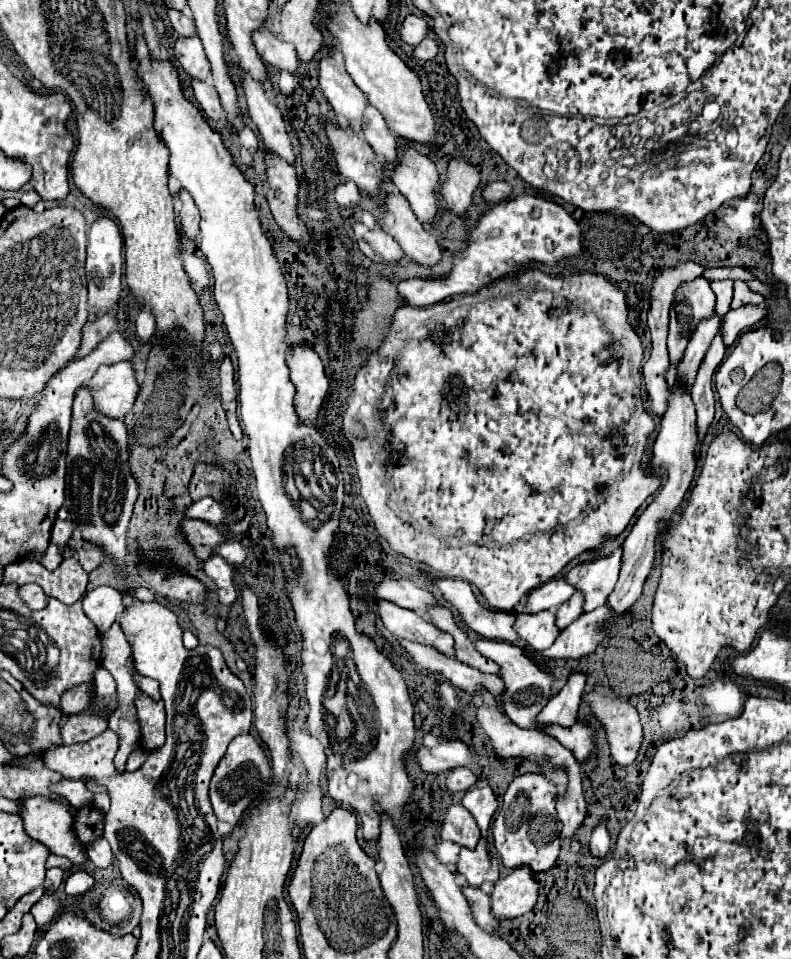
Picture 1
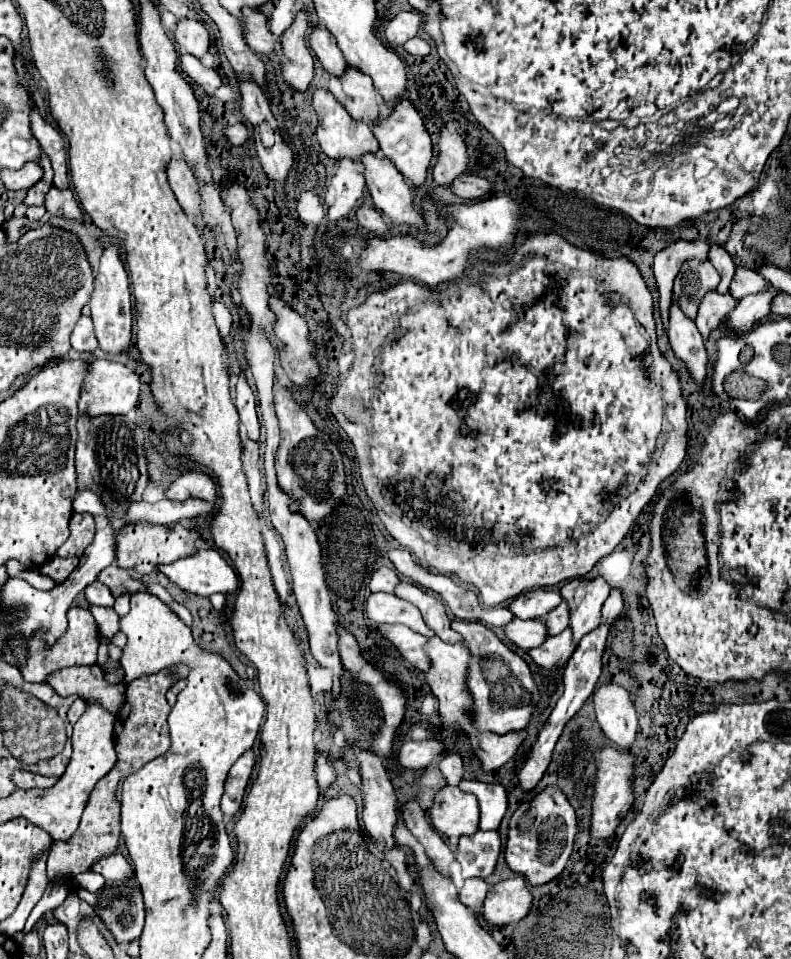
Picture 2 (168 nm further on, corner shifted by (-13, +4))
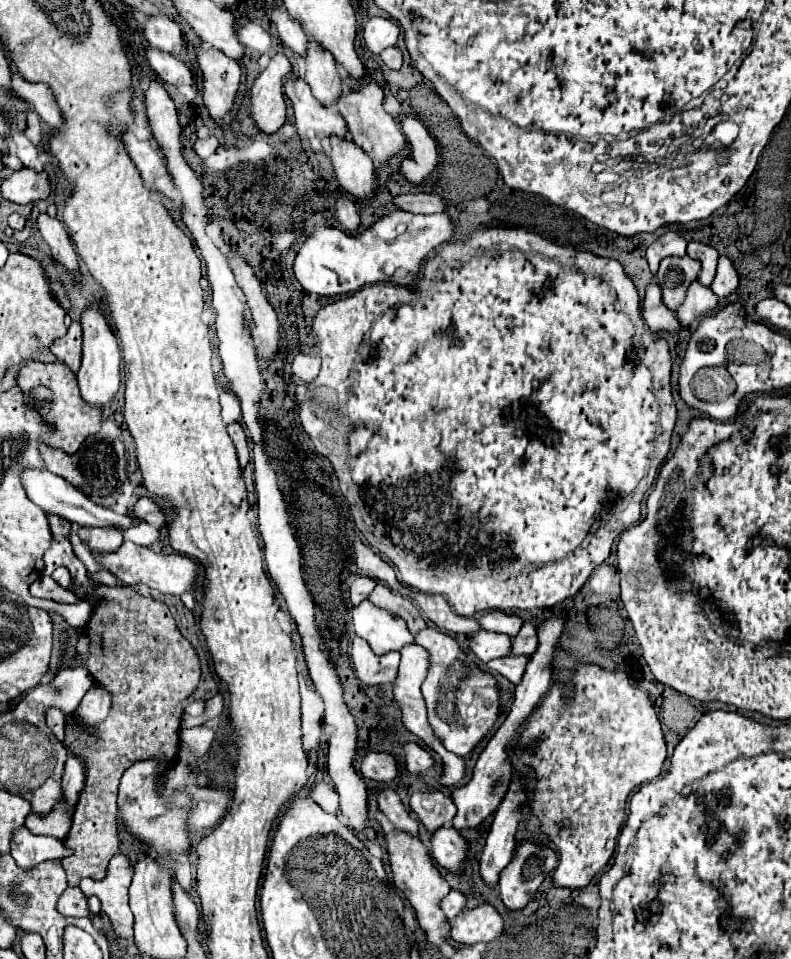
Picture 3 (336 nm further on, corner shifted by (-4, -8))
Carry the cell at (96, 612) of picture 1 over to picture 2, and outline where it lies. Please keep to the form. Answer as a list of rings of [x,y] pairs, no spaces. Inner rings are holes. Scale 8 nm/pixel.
[[[93,582],[85,588],[85,596],[87,596],[87,602],[93,604],[93,606],[107,606],[111,608],[115,604],[115,596],[111,594],[111,590],[101,584],[101,582]]]

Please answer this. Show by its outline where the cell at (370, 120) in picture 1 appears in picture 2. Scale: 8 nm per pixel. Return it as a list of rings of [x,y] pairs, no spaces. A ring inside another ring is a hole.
[[[347,68],[347,72],[341,76],[341,84],[347,94],[345,110],[357,120],[365,120],[369,124],[377,122],[379,120],[379,102],[377,102],[379,94],[373,86],[373,80],[361,74],[359,70]]]

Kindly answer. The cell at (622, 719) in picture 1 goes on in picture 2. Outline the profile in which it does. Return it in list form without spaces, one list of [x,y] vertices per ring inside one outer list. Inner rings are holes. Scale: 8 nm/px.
[[[603,684],[593,692],[597,722],[601,730],[621,748],[631,748],[637,740],[639,718],[629,692],[619,684]]]

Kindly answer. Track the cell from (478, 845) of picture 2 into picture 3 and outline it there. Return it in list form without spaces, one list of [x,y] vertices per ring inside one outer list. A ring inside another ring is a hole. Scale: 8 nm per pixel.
[[[442,826],[432,834],[432,858],[452,870],[452,872],[462,872],[462,862],[468,854],[468,844],[466,840],[452,828],[452,826]]]

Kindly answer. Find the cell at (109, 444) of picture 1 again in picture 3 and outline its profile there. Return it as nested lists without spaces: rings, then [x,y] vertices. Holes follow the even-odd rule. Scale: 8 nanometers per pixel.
[[[102,434],[88,436],[80,450],[72,456],[62,454],[62,450],[50,450],[46,444],[38,444],[40,458],[44,458],[44,464],[50,472],[66,478],[72,486],[76,486],[82,494],[90,496],[92,502],[114,508],[116,496],[122,494],[122,482],[126,480],[126,458],[124,458],[124,444],[120,440],[108,440]]]

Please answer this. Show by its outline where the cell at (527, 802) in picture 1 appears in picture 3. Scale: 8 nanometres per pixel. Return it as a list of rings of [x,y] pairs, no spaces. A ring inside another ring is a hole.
[[[522,842],[512,858],[512,862],[504,868],[500,874],[500,898],[508,910],[520,910],[524,908],[536,894],[538,886],[544,882],[544,878],[556,868],[556,852],[548,846],[536,844],[536,842]]]

